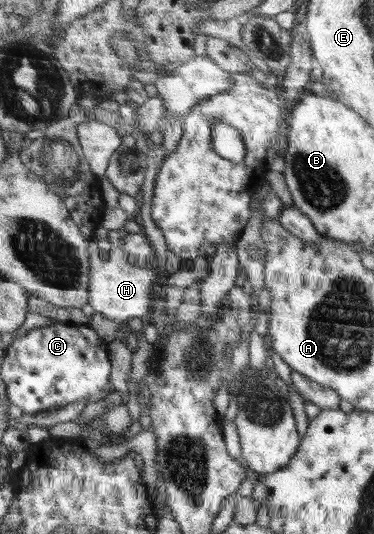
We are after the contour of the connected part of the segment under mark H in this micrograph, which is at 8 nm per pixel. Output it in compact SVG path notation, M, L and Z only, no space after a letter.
M96 240L89 243L89 261L92 262L89 274L89 306L94 312L117 323L129 321L131 318L141 317L149 312L149 288L155 282L153 270L147 267L137 267L128 262L128 254L121 247L113 247L107 260L101 258L101 250Z

